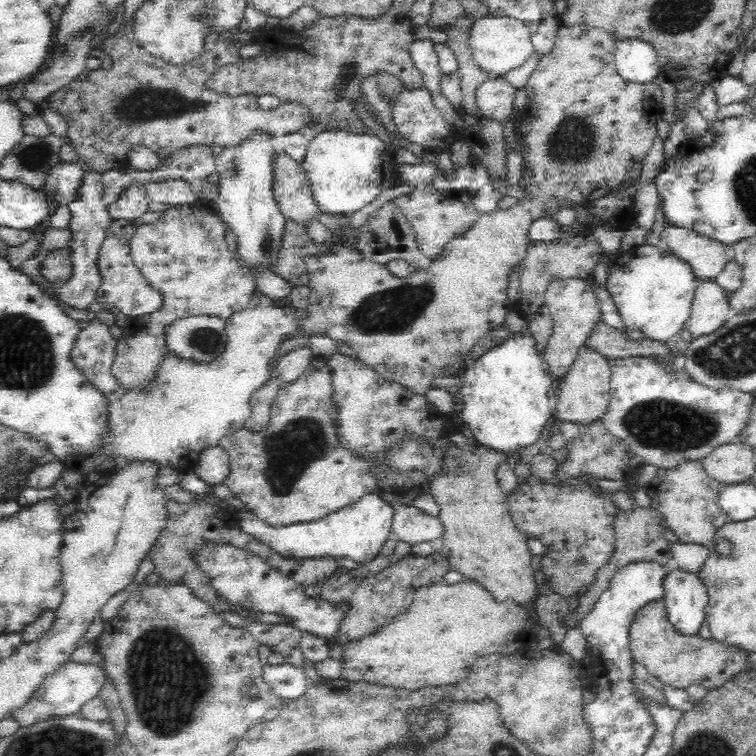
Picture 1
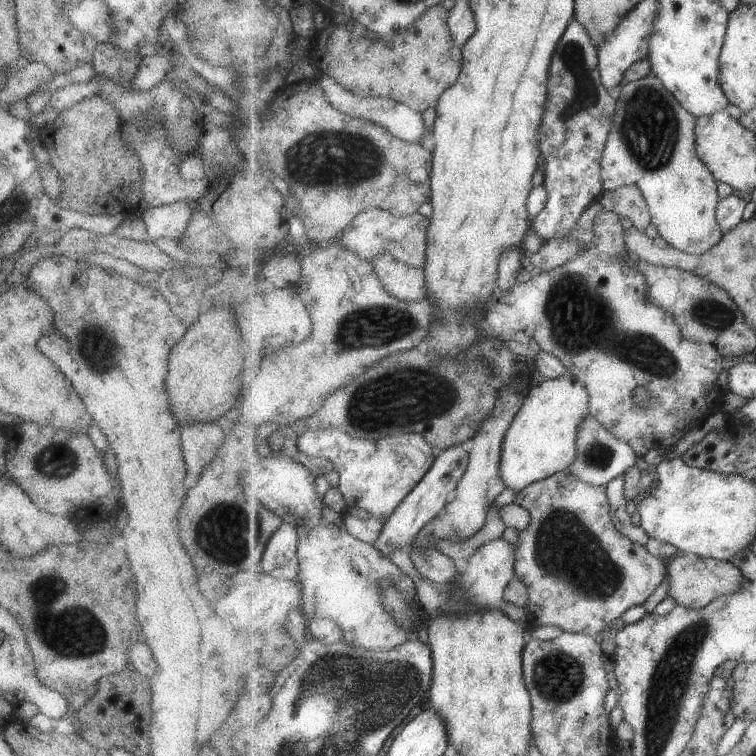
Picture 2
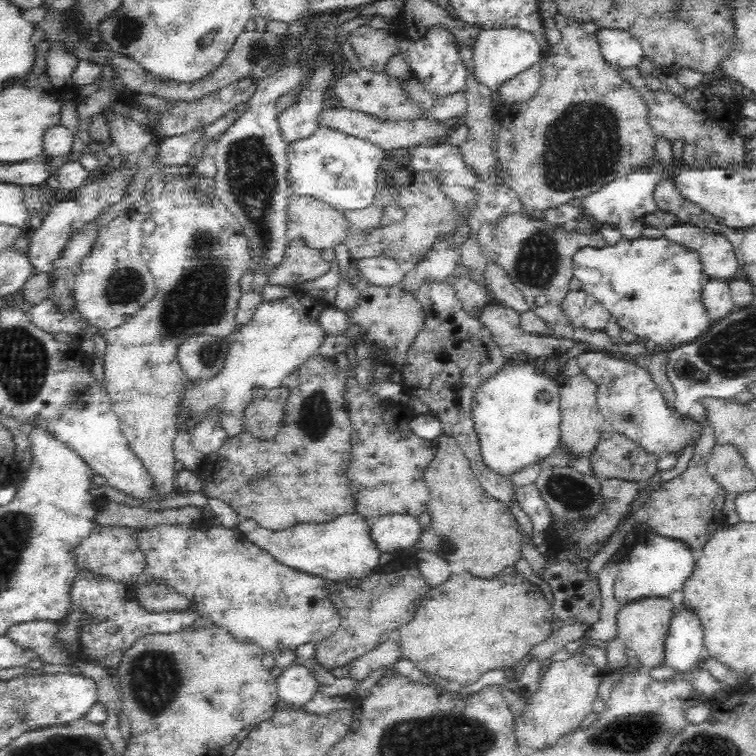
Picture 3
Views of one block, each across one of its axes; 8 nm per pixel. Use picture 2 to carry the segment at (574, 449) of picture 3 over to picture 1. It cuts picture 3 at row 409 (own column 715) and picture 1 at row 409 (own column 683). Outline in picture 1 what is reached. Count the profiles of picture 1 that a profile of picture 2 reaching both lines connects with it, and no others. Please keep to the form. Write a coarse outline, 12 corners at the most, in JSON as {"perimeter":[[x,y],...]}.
{"perimeter":[[584,344],[555,419],[587,426],[610,402],[609,360]]}

